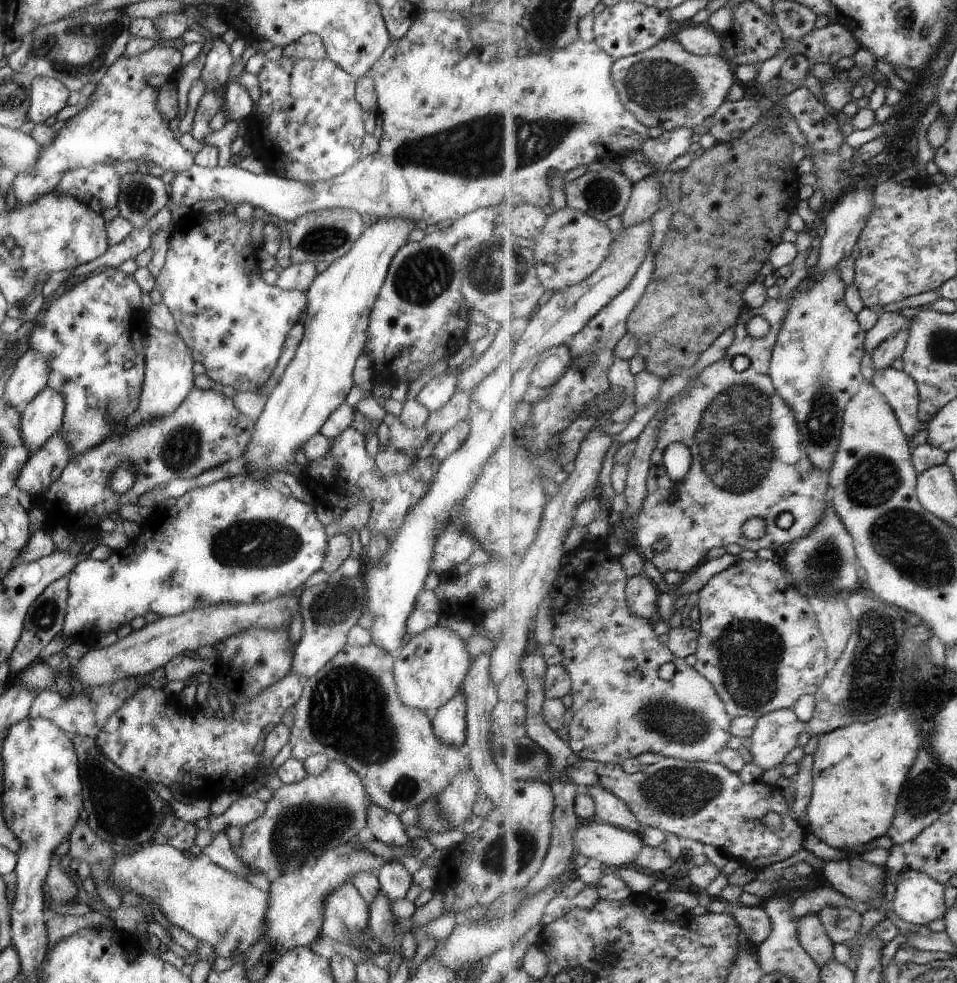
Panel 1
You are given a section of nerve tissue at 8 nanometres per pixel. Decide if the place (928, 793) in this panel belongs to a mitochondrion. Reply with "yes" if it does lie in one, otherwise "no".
yes

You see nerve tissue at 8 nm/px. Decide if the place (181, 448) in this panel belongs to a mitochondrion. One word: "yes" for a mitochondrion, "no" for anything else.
yes

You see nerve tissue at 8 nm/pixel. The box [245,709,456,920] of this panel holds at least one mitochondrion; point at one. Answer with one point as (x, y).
(298, 828)

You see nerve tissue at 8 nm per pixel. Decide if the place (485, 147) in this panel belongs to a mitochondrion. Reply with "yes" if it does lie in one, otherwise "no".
yes

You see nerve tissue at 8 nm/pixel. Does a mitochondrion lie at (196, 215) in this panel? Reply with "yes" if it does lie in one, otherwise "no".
no

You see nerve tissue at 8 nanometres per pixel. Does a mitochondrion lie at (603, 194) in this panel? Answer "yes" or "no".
yes

